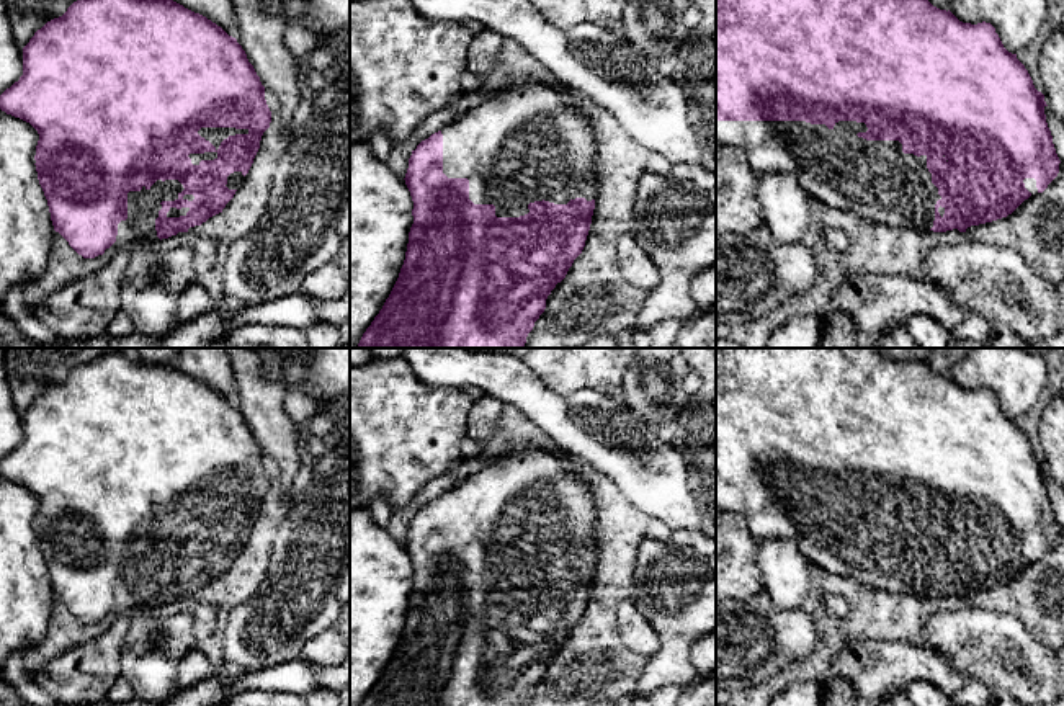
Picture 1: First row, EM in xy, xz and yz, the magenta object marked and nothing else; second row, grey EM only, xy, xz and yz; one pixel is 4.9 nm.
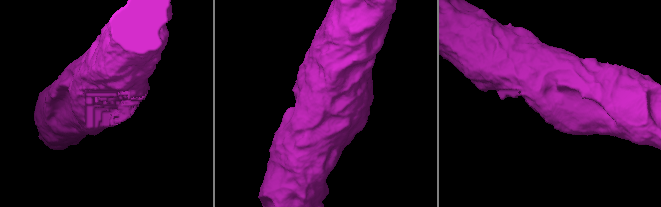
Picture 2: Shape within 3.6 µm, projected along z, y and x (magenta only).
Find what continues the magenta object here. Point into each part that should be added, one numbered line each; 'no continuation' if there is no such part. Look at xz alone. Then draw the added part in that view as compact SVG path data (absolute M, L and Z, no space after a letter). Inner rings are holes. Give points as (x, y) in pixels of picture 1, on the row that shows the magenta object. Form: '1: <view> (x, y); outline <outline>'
1: xz (523, 144); outline M512 82L484 103L446 124L443 134L443 173L469 180L474 204L494 204L497 217L520 217L528 204L595 199L598 186L597 139L587 116L564 101L567 88L536 82Z

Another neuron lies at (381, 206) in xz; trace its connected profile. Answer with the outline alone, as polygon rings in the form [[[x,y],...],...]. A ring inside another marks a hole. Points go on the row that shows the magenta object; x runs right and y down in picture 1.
[[[369,142],[350,144],[350,348],[358,348],[399,278],[414,224],[412,209],[405,180],[374,155]]]

